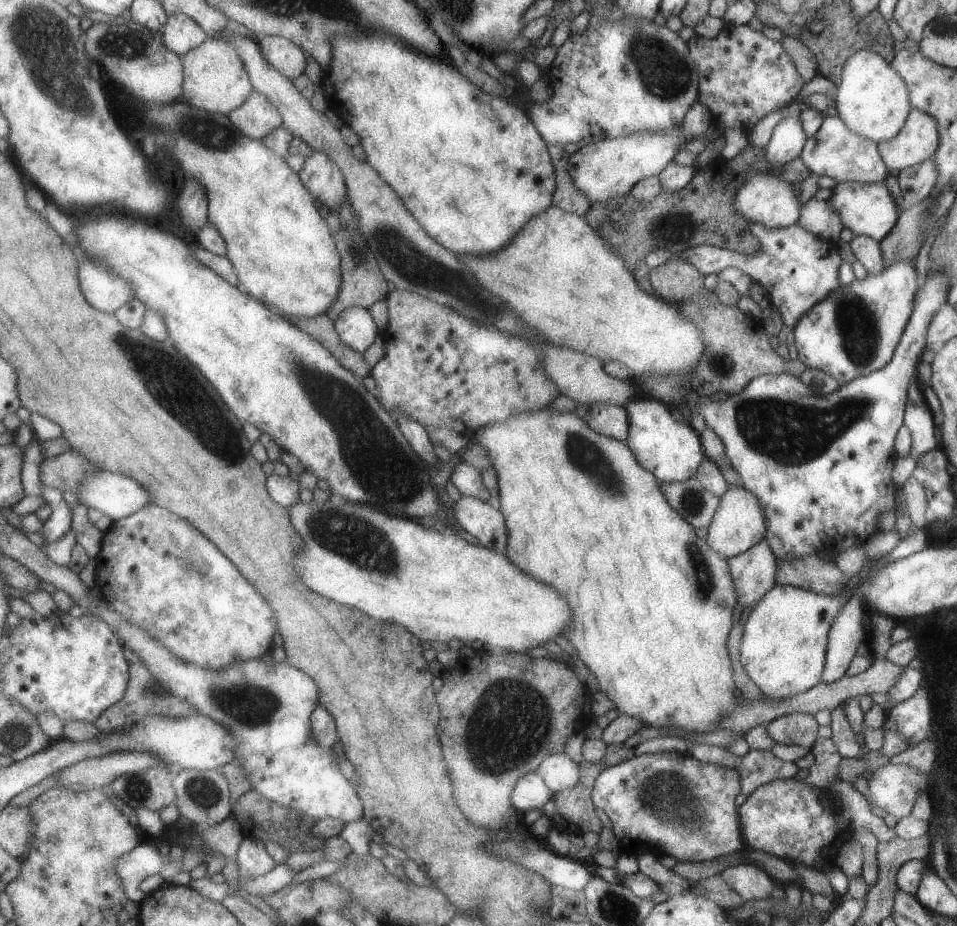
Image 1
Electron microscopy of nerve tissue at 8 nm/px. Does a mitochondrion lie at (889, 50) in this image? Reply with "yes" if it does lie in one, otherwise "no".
no

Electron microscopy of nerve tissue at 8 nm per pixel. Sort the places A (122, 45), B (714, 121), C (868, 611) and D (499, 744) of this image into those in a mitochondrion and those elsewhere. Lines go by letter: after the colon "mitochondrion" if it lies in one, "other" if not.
A: mitochondrion
B: other
C: other
D: mitochondrion

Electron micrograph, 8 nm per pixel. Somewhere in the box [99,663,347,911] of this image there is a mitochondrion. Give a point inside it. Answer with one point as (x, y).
(246, 703)

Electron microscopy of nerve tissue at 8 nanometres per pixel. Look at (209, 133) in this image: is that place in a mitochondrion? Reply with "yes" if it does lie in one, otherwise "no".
yes

